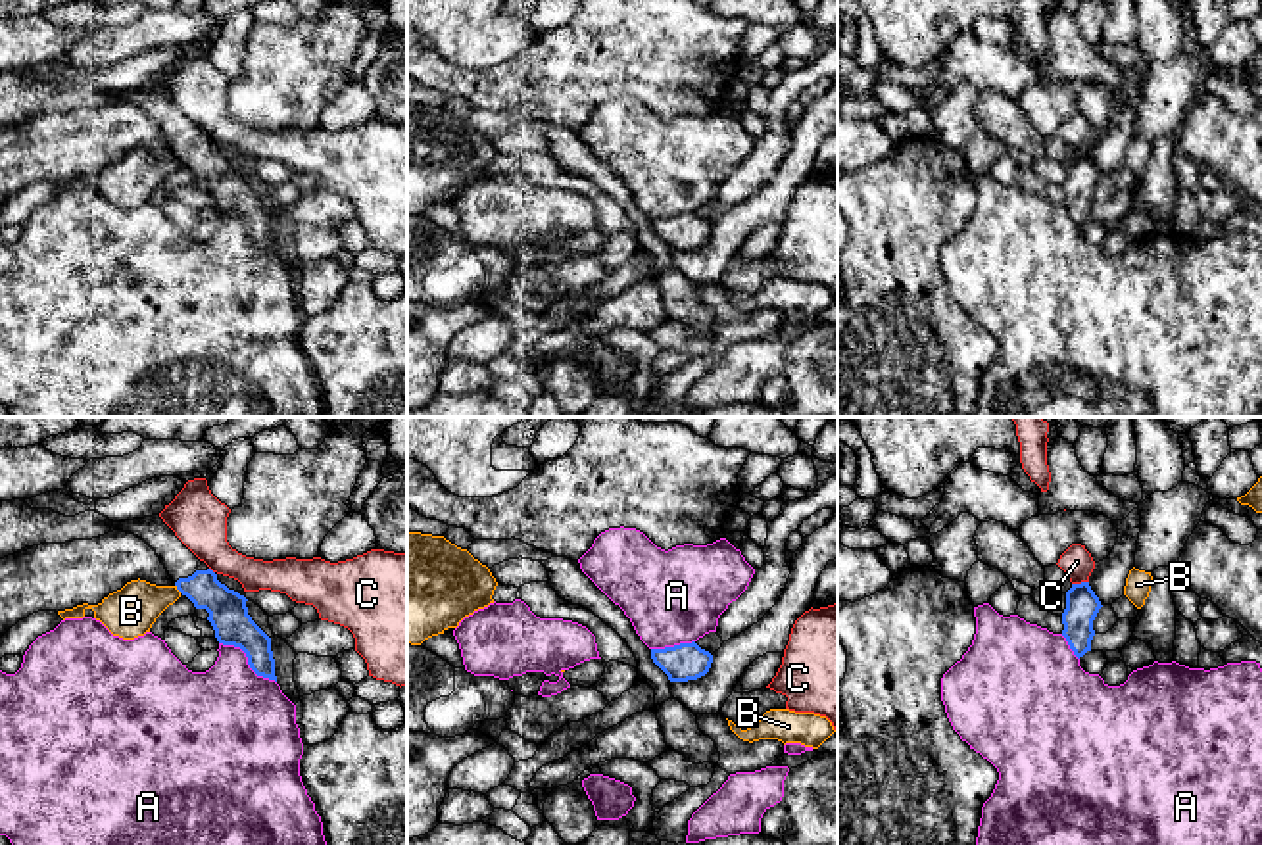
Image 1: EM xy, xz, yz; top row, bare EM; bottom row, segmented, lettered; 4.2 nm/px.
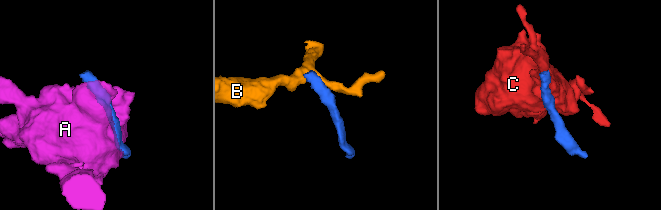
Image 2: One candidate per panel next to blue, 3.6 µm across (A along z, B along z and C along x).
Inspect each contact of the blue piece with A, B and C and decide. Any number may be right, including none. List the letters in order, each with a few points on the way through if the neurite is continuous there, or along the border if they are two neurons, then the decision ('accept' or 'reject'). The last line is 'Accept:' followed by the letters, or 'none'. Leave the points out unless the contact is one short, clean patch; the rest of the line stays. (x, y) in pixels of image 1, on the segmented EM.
A: reject
B: border along xy (175, 584), (181, 592); reject
C: border along yz (1088, 580), (1072, 584); reject
Accept: none

